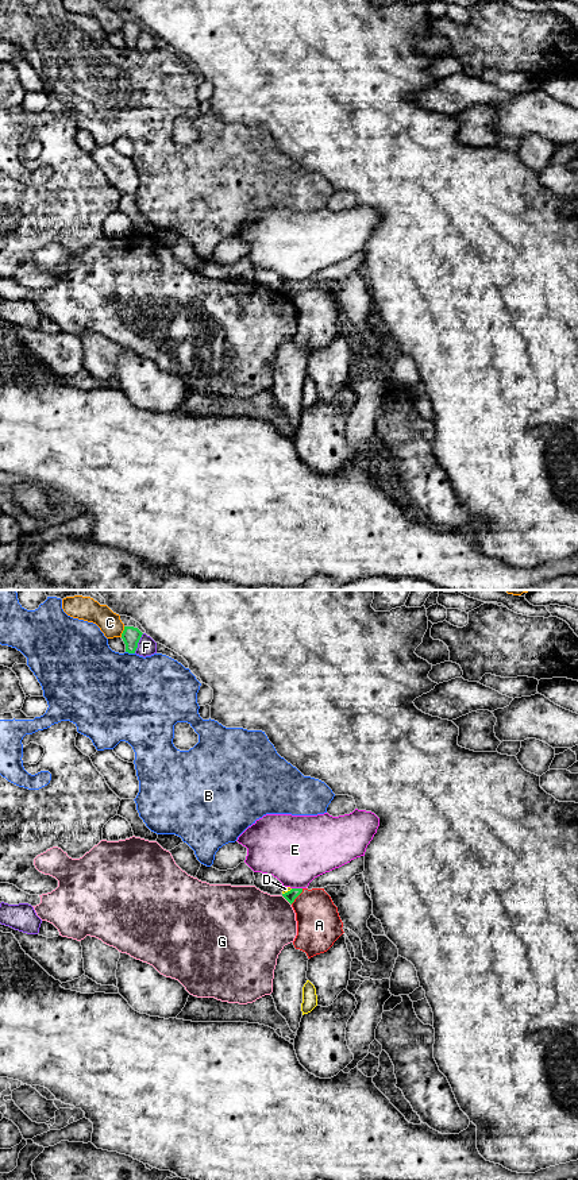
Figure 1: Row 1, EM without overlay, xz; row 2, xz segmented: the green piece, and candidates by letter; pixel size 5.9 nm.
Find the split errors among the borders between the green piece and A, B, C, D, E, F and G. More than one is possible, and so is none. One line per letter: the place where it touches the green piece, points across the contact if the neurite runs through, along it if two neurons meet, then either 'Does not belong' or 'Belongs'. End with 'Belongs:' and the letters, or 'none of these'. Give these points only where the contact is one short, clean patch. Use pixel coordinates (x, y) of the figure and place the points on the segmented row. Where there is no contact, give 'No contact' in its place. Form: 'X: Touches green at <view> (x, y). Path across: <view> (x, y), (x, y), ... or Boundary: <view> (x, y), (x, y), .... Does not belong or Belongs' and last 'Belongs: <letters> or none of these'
A: Touches green at xz (297, 895). Does not belong
B: Touches green at xz (130, 652). Does not belong
C: Touches green at xz (123, 632). Does not belong
D: Touches green at xz (288, 891). Boundary: xz (292, 889), (282, 894). Does not belong
E: Touches green at xz (297, 889). Does not belong
F: Touches green at xz (138, 641). Does not belong
G: Touches green at xz (286, 899). Does not belong
Belongs: none of these

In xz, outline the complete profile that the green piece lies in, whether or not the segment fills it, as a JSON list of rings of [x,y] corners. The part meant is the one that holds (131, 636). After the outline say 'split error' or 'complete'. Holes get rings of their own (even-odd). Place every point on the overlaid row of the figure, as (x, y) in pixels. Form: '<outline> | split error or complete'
[[[124,626],[124,631],[122,633],[122,639],[126,644],[126,652],[135,653],[142,635],[143,633],[138,628]]] | complete

